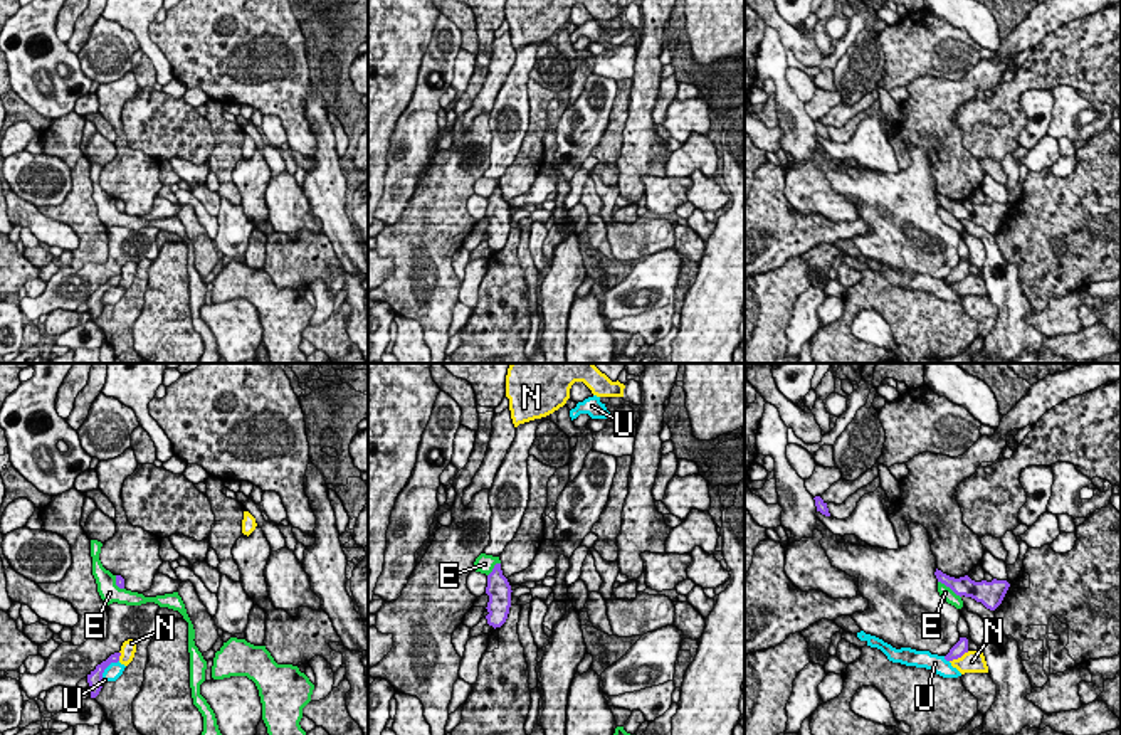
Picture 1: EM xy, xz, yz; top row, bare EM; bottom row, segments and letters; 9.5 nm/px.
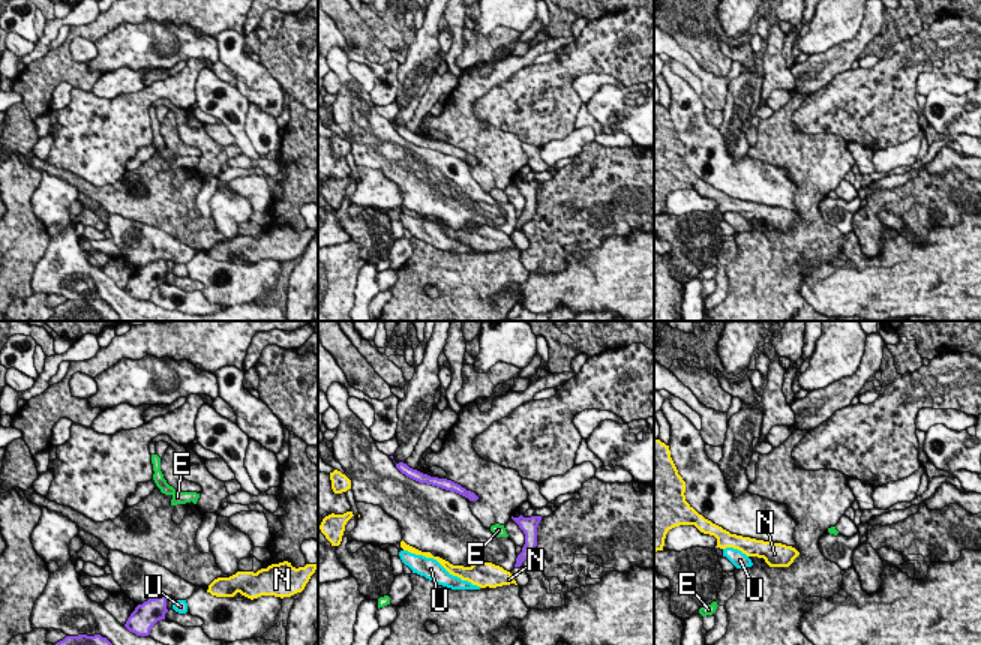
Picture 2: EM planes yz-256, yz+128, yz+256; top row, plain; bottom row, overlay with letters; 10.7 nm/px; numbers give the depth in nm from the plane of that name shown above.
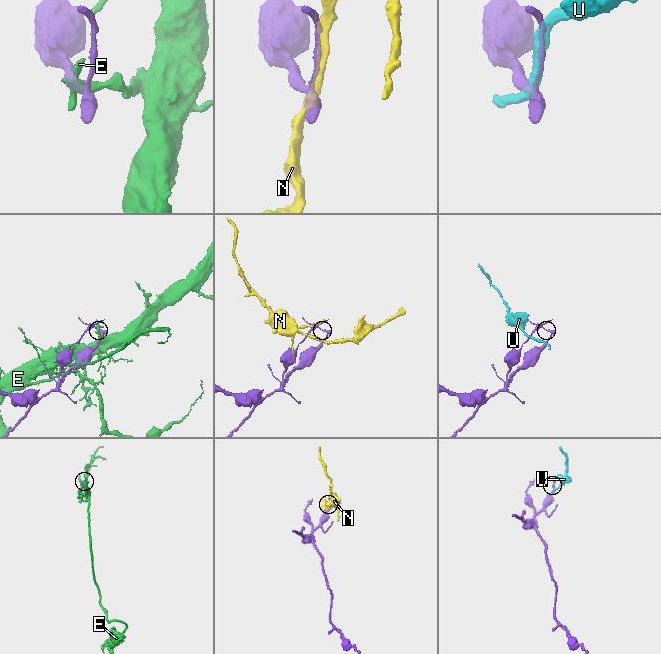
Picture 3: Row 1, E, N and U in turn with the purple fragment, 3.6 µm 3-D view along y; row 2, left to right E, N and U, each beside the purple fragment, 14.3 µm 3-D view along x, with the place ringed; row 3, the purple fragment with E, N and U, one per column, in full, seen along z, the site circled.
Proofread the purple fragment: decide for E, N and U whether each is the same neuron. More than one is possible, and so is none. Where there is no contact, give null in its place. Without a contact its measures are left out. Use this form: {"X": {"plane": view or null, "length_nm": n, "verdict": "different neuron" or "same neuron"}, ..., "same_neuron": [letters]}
{"E": {"plane": "yz", "length_nm": 280, "verdict": "different neuron"}, "N": {"plane": "yz", "length_nm": 220, "verdict": "different neuron"}, "U": {"plane": "xy", "length_nm": 260, "verdict": "different neuron"}, "same_neuron": []}

